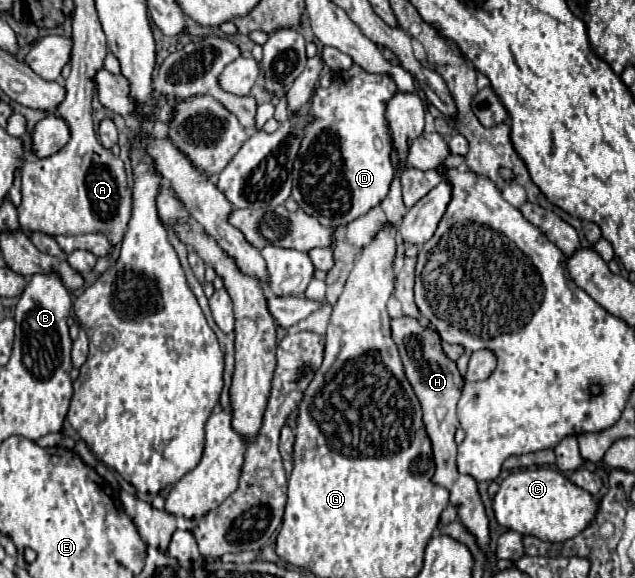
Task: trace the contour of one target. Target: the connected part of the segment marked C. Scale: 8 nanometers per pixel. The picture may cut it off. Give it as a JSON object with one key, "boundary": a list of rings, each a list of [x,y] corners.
{"boundary":[[[545,467],[511,473],[501,483],[499,493],[493,499],[493,511],[499,525],[513,529],[521,535],[535,535],[541,541],[549,543],[563,543],[581,533],[581,529],[589,527],[593,523],[593,517],[597,517],[597,505],[597,497],[573,485],[559,471]]]}

